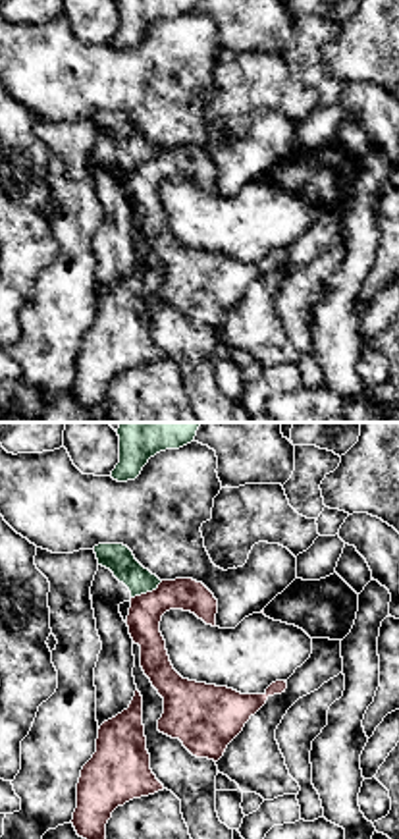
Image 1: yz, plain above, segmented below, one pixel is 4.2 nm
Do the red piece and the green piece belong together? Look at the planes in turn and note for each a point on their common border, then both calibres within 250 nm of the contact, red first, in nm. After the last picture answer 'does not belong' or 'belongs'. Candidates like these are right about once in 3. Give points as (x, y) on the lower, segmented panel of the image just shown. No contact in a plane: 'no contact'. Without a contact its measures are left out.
(147, 593) | 140/120 nm

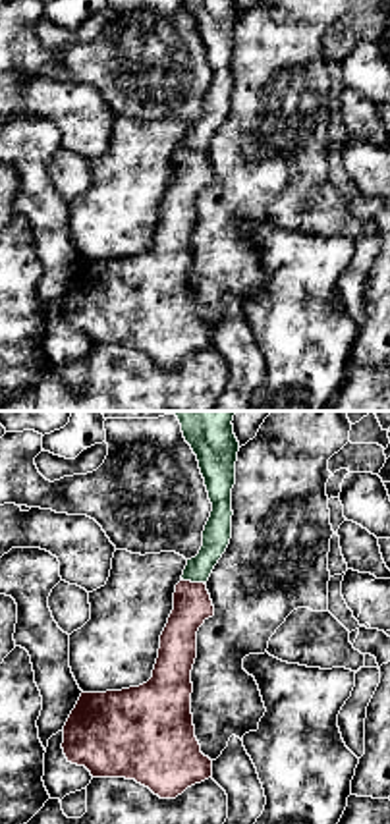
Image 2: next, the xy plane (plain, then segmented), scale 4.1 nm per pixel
(194, 583) | 160/120 nm

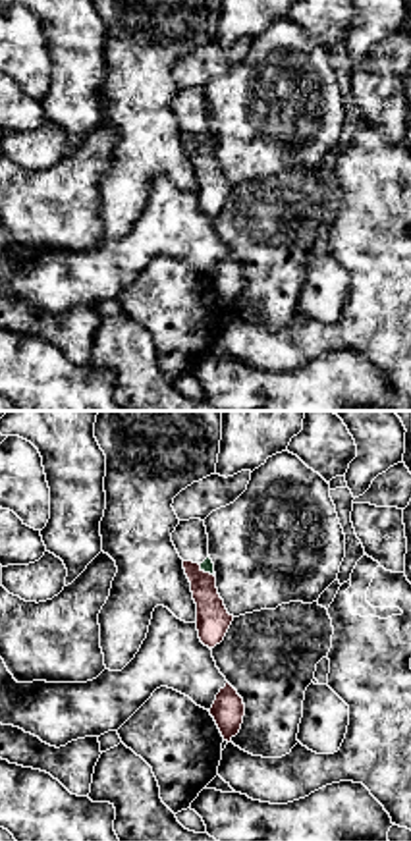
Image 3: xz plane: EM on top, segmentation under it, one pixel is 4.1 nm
(203, 571) | 140/60 nm

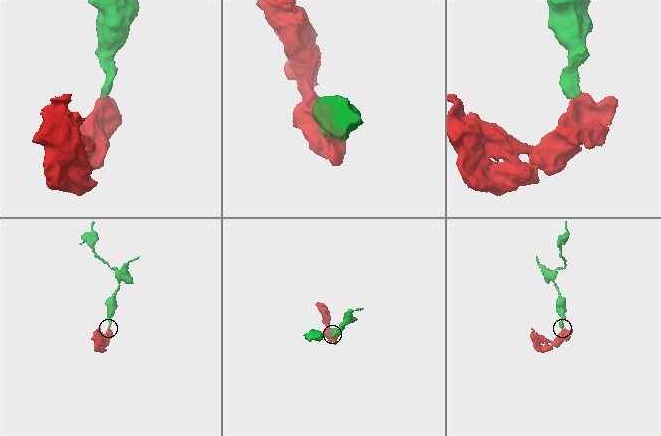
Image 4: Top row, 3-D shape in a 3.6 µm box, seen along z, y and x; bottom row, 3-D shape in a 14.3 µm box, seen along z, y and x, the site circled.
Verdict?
does not belong

